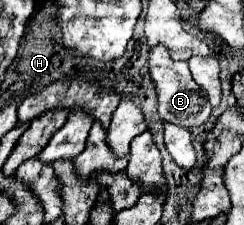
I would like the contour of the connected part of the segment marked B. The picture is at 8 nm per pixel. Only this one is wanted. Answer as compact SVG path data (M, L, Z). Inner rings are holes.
M154 45L150 47L148 69L150 69L150 77L154 81L156 95L158 95L158 115L164 121L180 125L180 127L188 127L188 129L208 121L212 113L212 105L208 105L208 97L204 97L204 91L192 79L186 61L172 61L164 45Z

